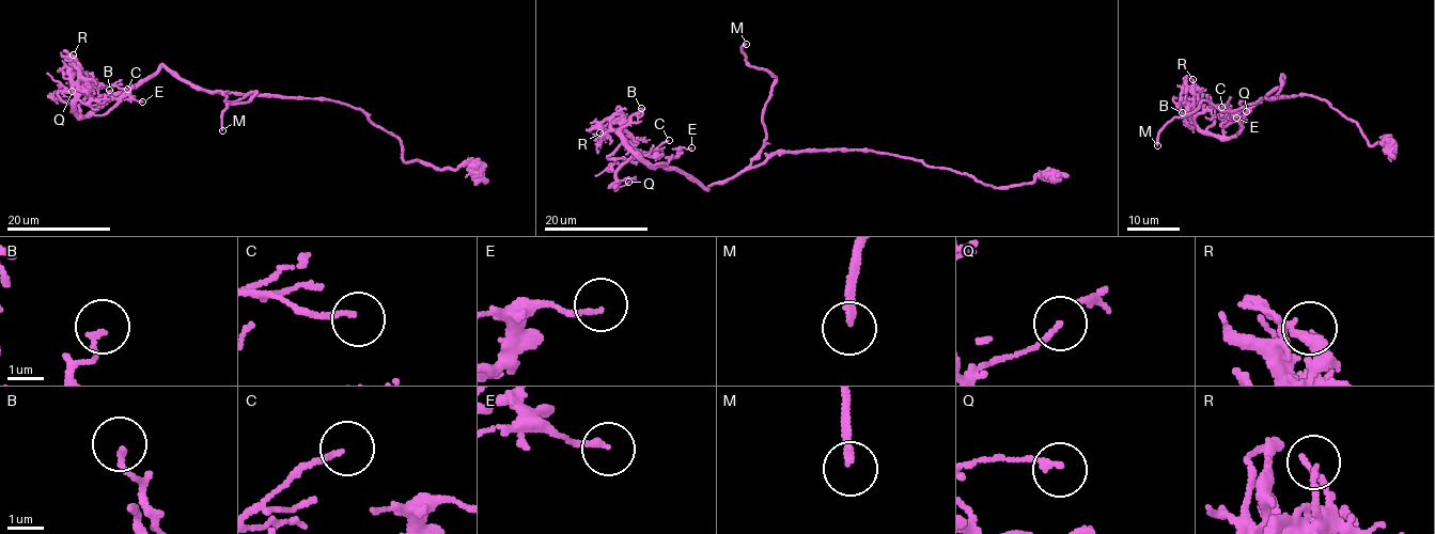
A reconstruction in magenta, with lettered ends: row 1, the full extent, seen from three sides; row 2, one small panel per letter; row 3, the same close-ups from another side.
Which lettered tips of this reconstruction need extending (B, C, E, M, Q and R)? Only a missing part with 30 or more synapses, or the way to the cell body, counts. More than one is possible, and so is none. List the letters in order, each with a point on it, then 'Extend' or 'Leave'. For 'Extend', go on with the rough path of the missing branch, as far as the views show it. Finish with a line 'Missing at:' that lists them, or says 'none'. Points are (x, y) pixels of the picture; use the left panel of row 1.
B: Place: (109, 90). Leave
C: Place: (127, 89). Leave
E: Place: (142, 101). Leave
M: Place: (222, 130). Extend. Course of what is missing: (222, 130), (201, 158), (187, 159), (184, 152), (177, 151)
Q: Place: (72, 91). Leave
R: Place: (73, 55). Leave
Missing at: M

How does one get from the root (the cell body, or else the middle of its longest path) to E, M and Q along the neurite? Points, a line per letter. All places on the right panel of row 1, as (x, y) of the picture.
E: (1273, 98), (1277, 98), (1283, 76), (1281, 83), (1248, 109), (1238, 134), (1238, 112), (1236, 118)
M: (1273, 98), (1262, 98), (1233, 110), (1218, 110), (1203, 100), (1194, 111), (1166, 124), (1157, 145)
Q: (1273, 98), (1283, 76), (1281, 83), (1246, 112), (1237, 131), (1225, 135), (1225, 126), (1246, 111)

